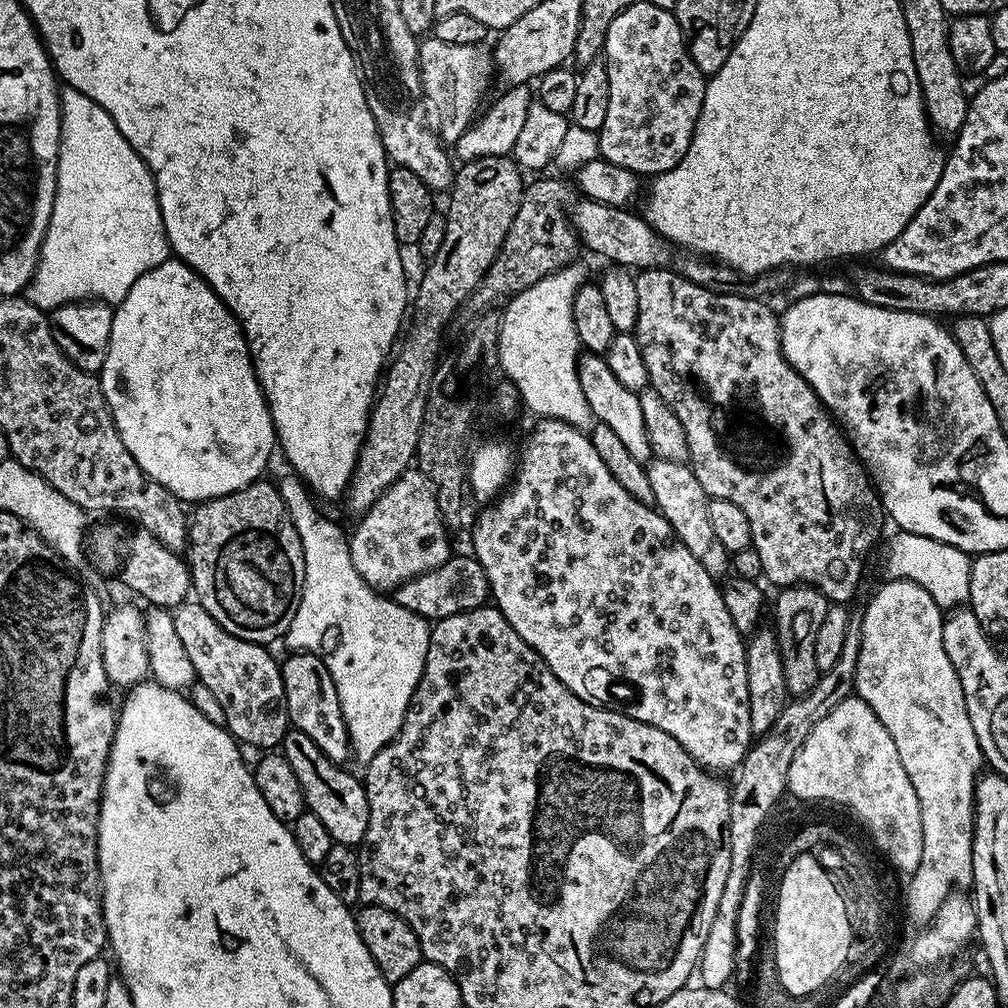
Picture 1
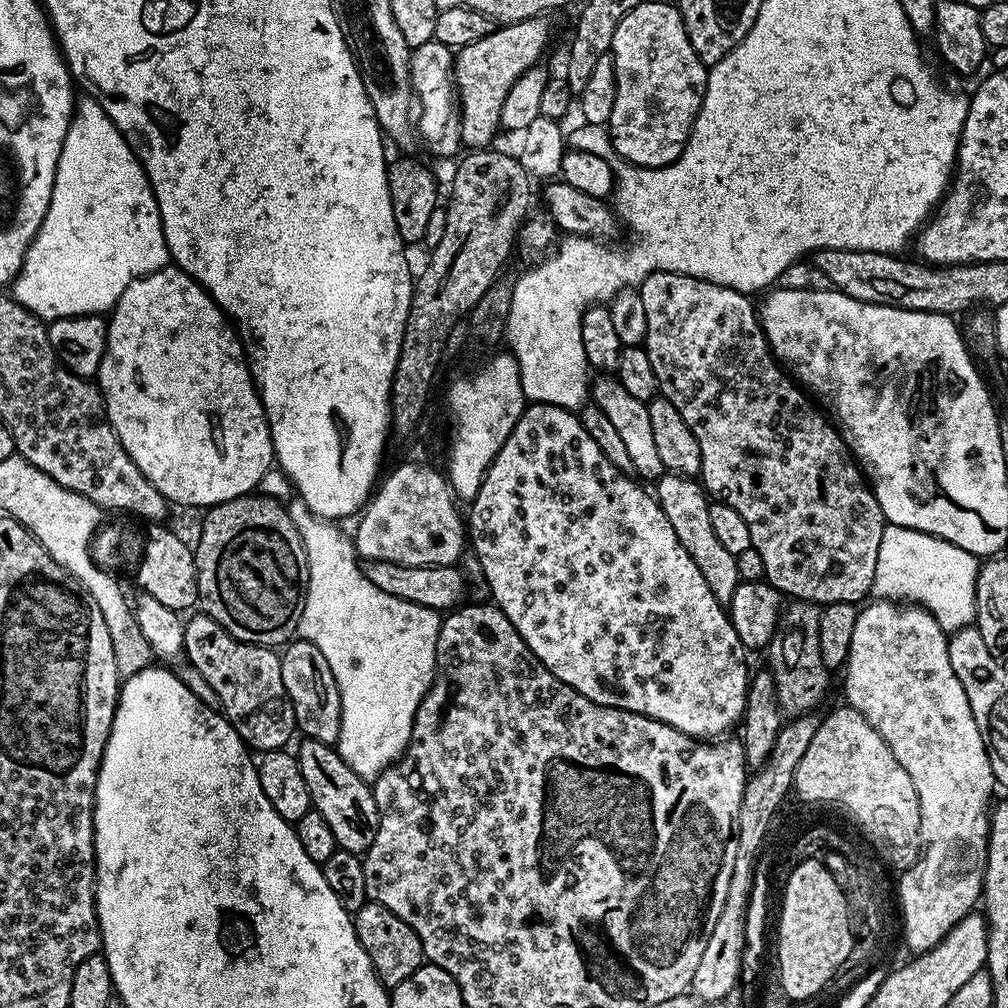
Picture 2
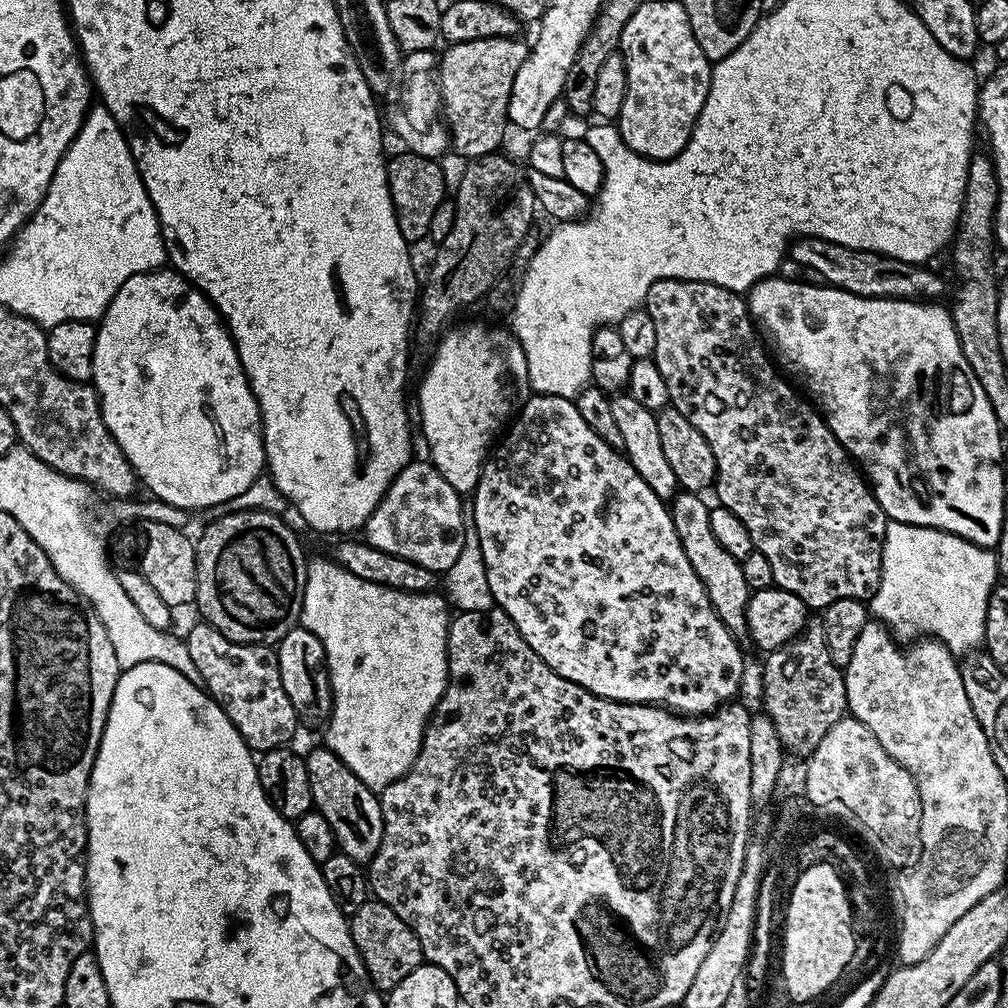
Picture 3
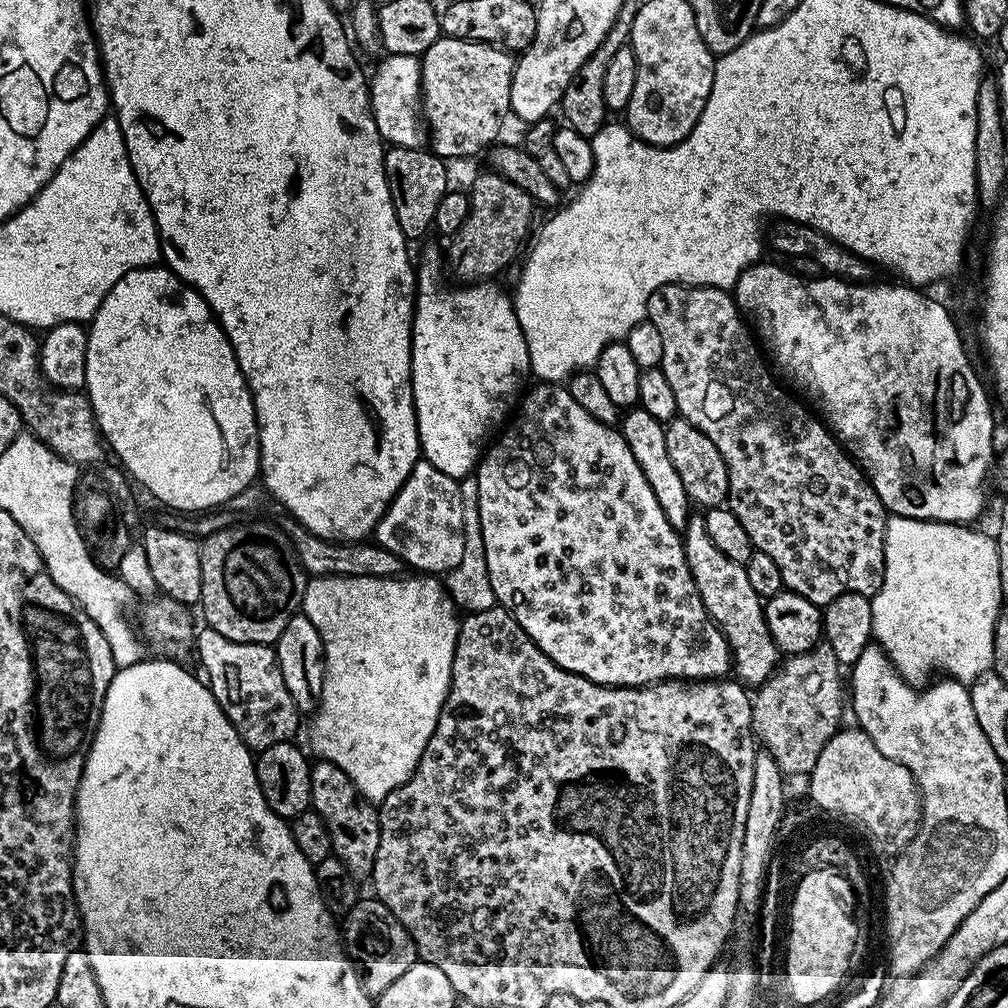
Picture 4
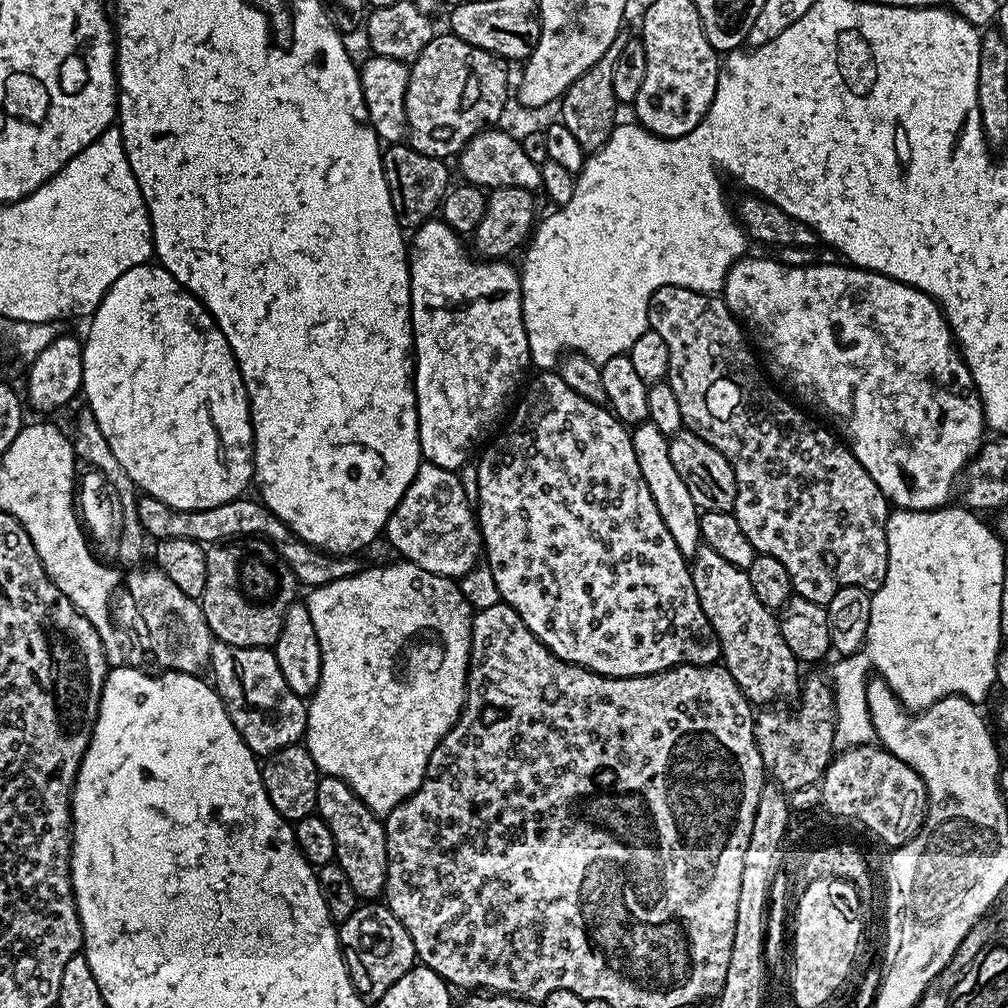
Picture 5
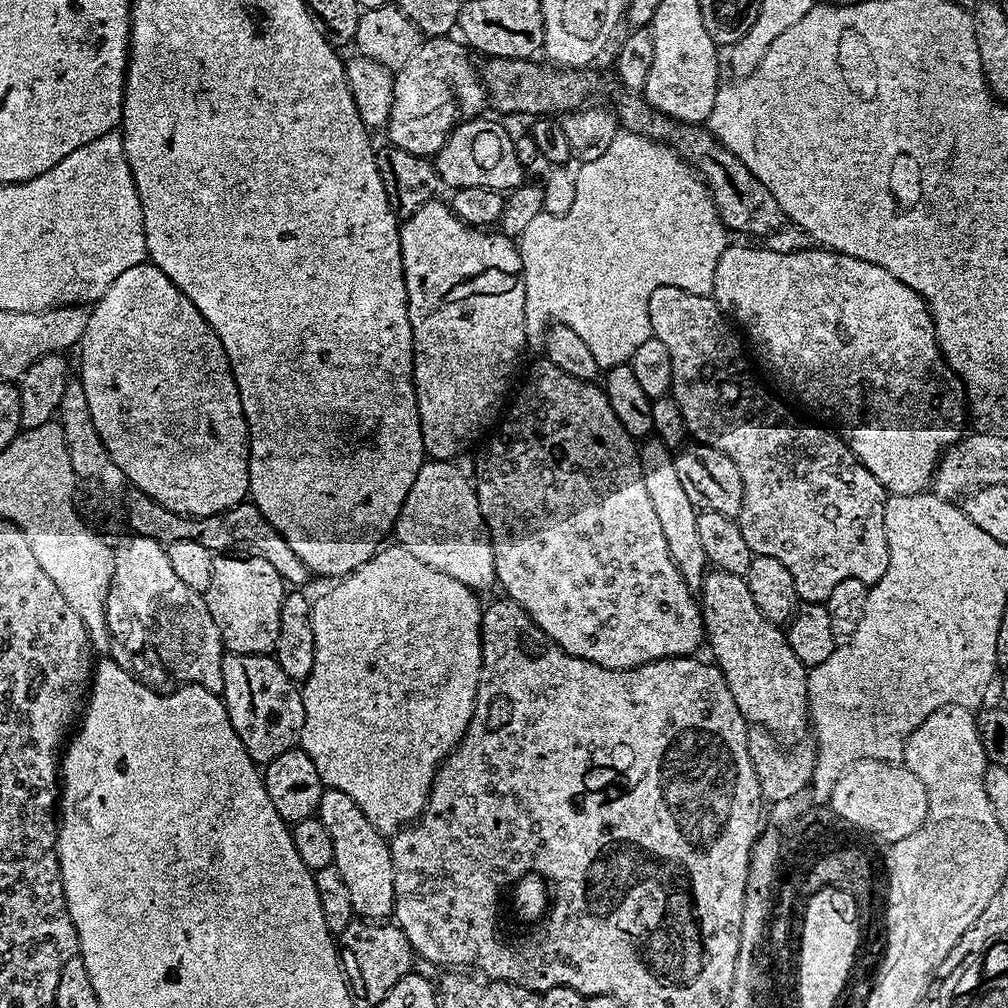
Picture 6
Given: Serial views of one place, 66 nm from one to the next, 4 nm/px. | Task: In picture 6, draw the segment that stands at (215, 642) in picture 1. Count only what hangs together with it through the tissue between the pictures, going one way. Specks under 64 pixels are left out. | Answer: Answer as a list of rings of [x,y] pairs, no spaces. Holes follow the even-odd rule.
[[[238,654],[225,655],[222,661],[222,699],[228,711],[234,734],[246,746],[246,754],[258,766],[267,766],[278,754],[297,747],[302,726],[306,722],[304,694],[297,681],[291,680],[278,666],[275,655]]]

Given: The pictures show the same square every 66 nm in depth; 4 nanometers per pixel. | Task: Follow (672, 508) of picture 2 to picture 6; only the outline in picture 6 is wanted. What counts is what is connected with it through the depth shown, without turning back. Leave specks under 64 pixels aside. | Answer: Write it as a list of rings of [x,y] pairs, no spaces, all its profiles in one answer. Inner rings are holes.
[[[712,570],[705,575],[700,591],[706,644],[712,647],[711,659],[726,678],[726,686],[734,694],[734,702],[738,702],[744,719],[749,725],[765,728],[782,742],[801,741],[804,731],[810,728],[809,669],[790,650],[787,635],[758,610],[758,602],[754,602],[745,577]]]

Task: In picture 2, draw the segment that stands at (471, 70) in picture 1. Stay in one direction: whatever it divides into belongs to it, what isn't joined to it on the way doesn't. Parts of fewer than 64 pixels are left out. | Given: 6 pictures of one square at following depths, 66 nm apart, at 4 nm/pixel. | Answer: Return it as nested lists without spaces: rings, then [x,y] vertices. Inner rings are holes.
[[[432,39],[411,49],[410,78],[412,91],[418,101],[418,140],[425,144],[436,156],[459,157],[462,152],[460,139],[460,106],[456,95],[456,85],[452,74],[453,49]]]

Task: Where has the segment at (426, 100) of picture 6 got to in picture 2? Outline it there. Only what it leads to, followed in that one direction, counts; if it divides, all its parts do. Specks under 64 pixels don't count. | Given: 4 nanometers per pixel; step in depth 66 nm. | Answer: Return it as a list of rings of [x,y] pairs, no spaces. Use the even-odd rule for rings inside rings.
[[[547,19],[523,20],[493,27],[486,38],[470,42],[455,53],[452,74],[460,106],[461,145],[470,150],[484,150],[501,131],[502,102],[510,94],[510,86],[522,78],[526,70],[541,63],[540,55],[548,48],[552,32]]]

